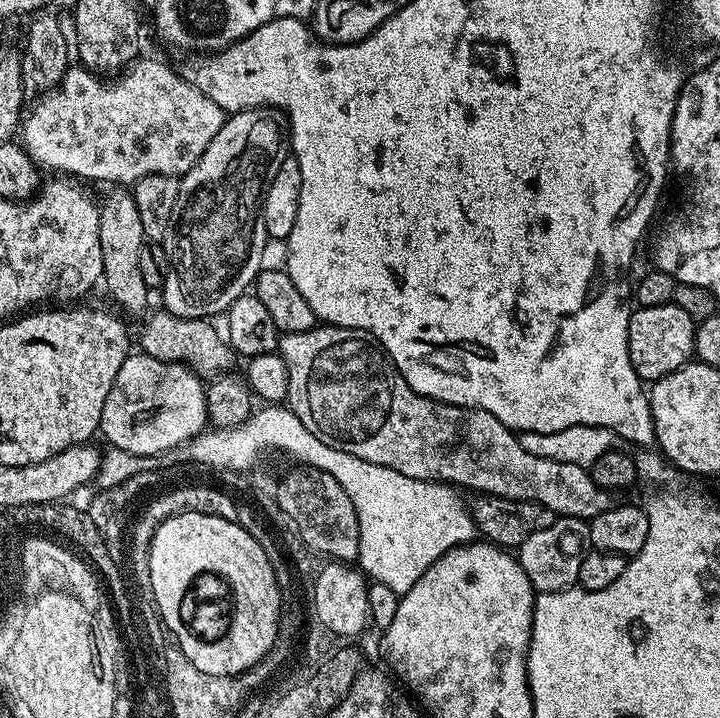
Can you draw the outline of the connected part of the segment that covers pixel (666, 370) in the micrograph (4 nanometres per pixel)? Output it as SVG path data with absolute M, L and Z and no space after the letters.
M674 303L653 308L637 307L630 315L628 353L640 379L655 382L661 376L677 372L689 363L694 356L696 326L697 321L692 320L690 314L686 314L686 310L682 310Z

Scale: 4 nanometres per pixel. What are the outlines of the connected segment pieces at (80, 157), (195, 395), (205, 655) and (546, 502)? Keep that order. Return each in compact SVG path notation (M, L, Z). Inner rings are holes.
M137 58L133 60L123 72L113 79L116 80L113 84L107 84L104 81L107 79L101 78L97 73L89 72L83 66L69 67L68 73L62 78L60 85L51 88L45 96L39 97L33 103L36 105L32 109L29 107L23 117L22 136L24 132L24 140L22 139L22 147L28 153L29 161L37 169L45 170L44 168L49 168L52 174L67 174L69 177L79 178L81 181L105 180L108 186L131 186L135 184L138 178L146 178L146 174L170 174L171 176L181 177L185 172L190 171L198 162L198 158L202 158L206 146L210 146L210 142L214 142L214 134L218 134L218 130L222 130L226 113L224 109L218 106L218 102L214 102L206 94L202 94L202 90L198 90L193 86L181 73L179 76L170 65L163 64L160 60L144 59Z
M136 350L124 359L118 370L118 378L114 378L114 386L110 386L110 394L106 394L106 402L102 406L99 435L105 436L111 447L128 451L132 455L159 456L160 453L177 447L209 427L206 384L187 364L171 364L162 362L145 352Z
M178 514L155 525L150 546L150 579L157 598L157 610L165 629L174 637L182 654L202 674L238 676L256 667L269 655L280 632L282 593L274 578L266 550L245 530L243 523L226 522L210 514Z
M317 326L302 334L286 332L281 335L278 354L286 362L286 370L290 374L287 407L291 408L292 412L302 422L302 426L306 426L306 430L310 430L310 434L314 434L314 438L326 442L326 446L330 446L334 450L342 450L346 454L354 454L354 458L362 458L366 462L374 462L378 466L386 466L390 470L398 470L398 474L406 474L406 478L443 482L460 490L473 488L476 494L500 496L504 500L529 500L535 504L546 506L546 510L555 512L557 516L573 516L579 520L591 522L598 514L614 507L613 493L606 491L602 486L598 486L598 482L594 482L588 468L578 466L574 462L558 462L554 458L542 458L538 454L530 454L521 446L519 435L502 422L498 422L498 418L494 418L494 414L486 414L486 410L459 408L453 404L443 404L415 392L406 382L406 378L402 378L402 374L396 369L396 363L389 358L384 348L368 332L363 332L357 328L337 328L335 326Z

